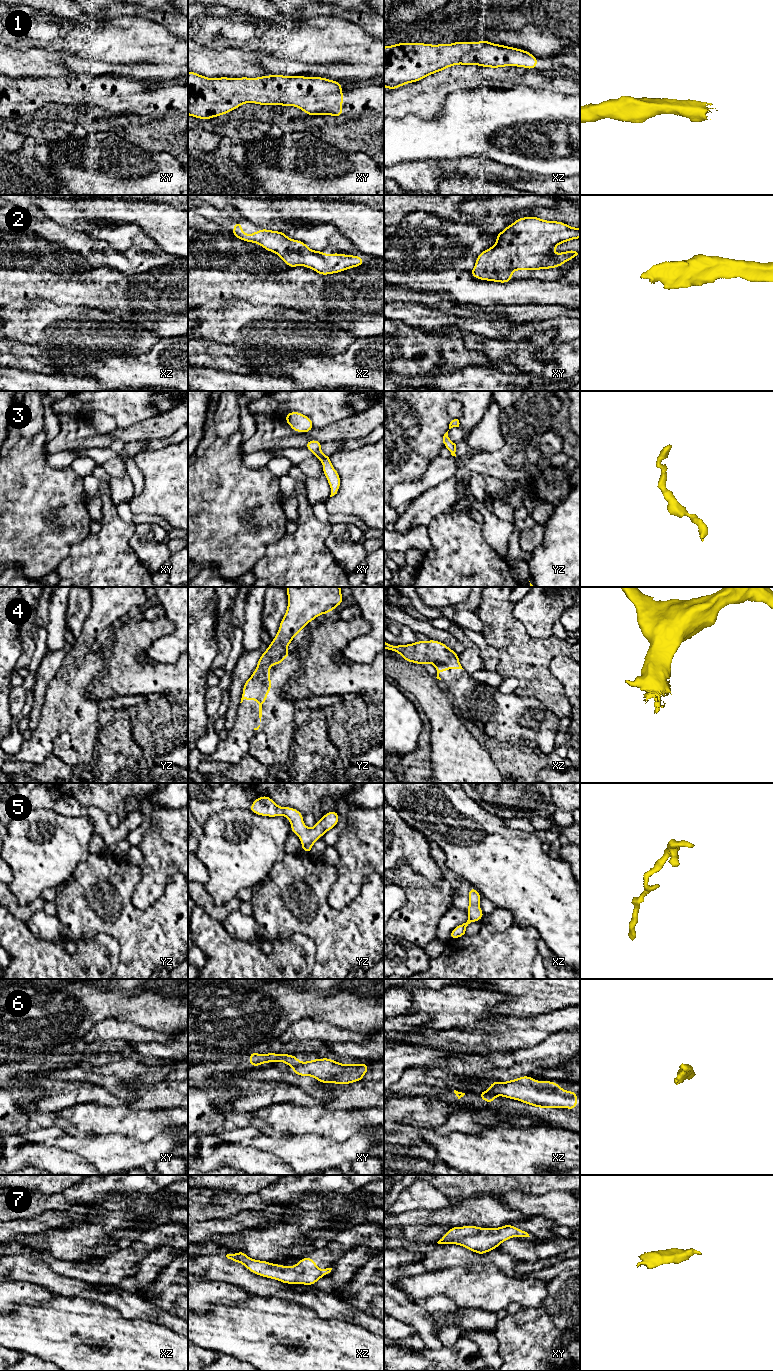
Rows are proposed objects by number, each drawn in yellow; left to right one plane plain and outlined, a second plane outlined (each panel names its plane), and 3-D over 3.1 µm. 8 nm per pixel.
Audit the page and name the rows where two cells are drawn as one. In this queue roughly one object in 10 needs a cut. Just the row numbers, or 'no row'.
6

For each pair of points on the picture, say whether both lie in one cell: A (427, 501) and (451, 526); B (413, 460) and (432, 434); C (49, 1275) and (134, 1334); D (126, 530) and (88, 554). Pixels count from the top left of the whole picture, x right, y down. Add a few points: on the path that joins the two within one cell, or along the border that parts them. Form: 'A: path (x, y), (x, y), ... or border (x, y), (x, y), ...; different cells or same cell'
A: border (448, 507), (437, 514), (427, 527); different cells
B: path (413, 454), (426, 440); same cell
C: border (58, 1294), (86, 1297), (104, 1303); different cells
D: path (117, 537), (100, 554), (97, 554); same cell

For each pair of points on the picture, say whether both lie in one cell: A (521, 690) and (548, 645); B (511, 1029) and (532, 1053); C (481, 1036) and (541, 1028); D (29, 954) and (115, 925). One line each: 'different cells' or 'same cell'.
A: same cell
B: different cells
C: same cell
D: different cells

